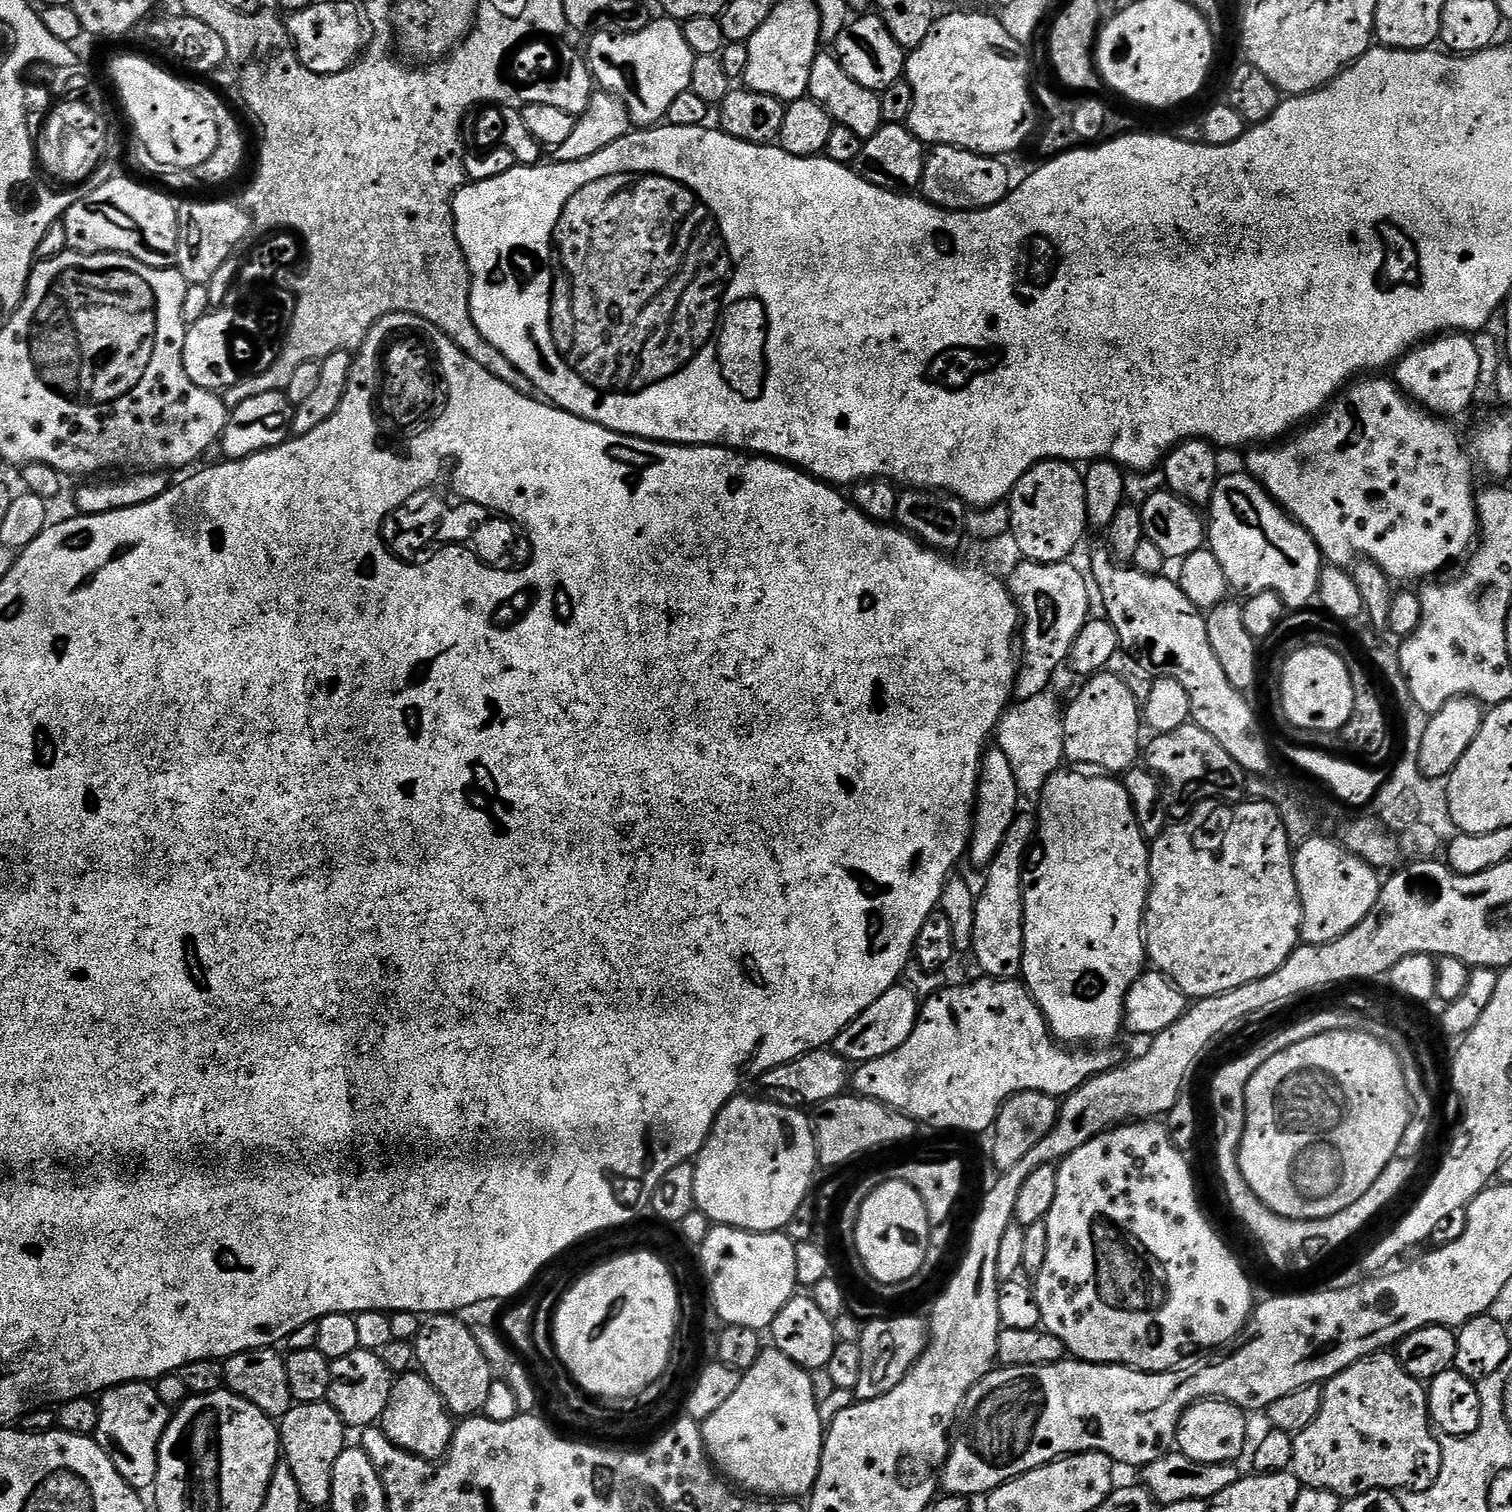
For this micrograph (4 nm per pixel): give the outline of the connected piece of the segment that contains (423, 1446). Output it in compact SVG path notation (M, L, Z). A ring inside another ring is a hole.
M416 1370L395 1377L388 1405L378 1424L392 1444L406 1450L411 1456L438 1460L452 1444L454 1417L444 1405L436 1387Z

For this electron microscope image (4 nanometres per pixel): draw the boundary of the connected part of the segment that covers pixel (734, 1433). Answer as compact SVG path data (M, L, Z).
M774 1346L765 1347L758 1360L741 1375L738 1390L730 1394L721 1409L714 1410L714 1414L702 1422L704 1449L708 1451L708 1458L733 1485L741 1484L736 1486L749 1488L744 1490L764 1498L804 1498L811 1493L820 1469L826 1424L820 1421L816 1388L808 1376L811 1375L786 1358L786 1354Z

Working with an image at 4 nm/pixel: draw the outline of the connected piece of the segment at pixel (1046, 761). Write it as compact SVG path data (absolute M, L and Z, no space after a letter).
M1069 667L1059 668L1051 676L1049 691L1039 692L1032 698L1009 707L997 724L996 744L1010 761L1019 794L1023 801L1035 801L1048 778L1061 769L1064 762L1064 722L1062 702L1057 696L1075 687L1076 676Z

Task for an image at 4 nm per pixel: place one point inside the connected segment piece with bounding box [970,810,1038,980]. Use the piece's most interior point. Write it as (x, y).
(998, 937)

